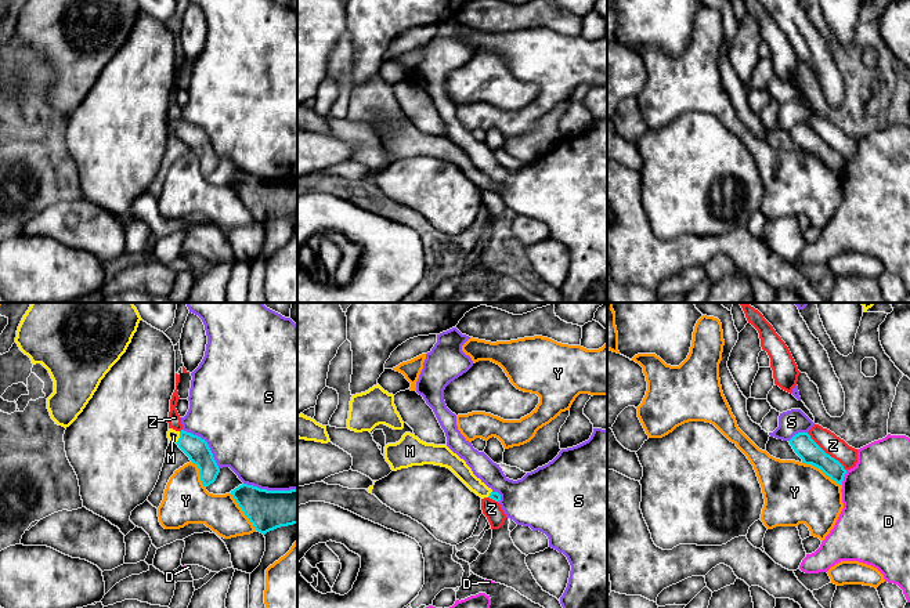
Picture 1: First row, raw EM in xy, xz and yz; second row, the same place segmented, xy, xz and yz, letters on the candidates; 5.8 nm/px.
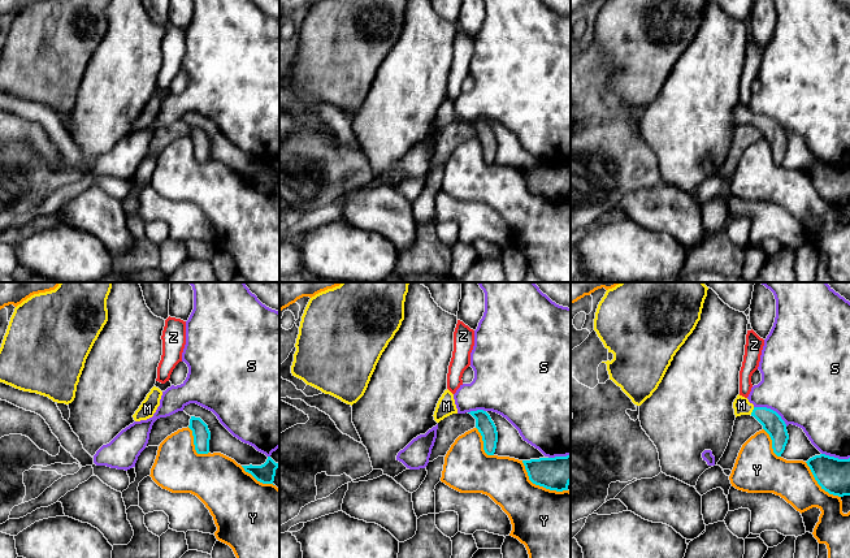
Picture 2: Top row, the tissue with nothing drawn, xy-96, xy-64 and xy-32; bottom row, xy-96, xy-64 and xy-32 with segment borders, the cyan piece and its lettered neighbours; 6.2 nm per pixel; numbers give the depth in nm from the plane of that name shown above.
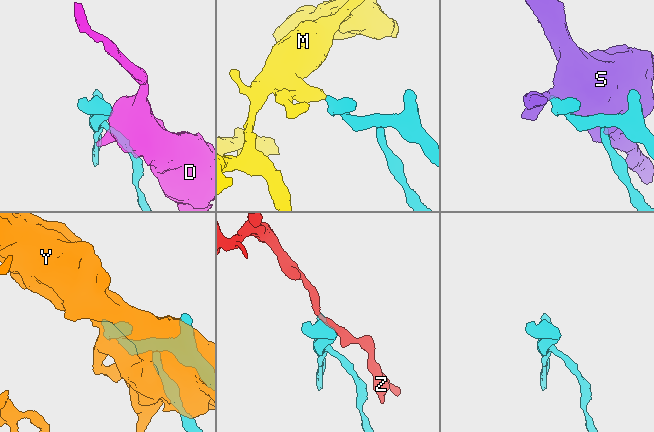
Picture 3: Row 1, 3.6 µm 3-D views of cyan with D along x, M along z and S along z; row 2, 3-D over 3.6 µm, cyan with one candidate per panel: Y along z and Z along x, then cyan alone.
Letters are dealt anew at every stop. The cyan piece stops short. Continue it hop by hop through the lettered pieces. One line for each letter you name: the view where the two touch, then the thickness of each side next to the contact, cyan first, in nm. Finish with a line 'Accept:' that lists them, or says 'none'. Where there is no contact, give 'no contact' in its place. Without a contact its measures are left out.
M: meets cyan in xy; 140 nm thick on the cyan side, 70 nm on the other
Accept: M

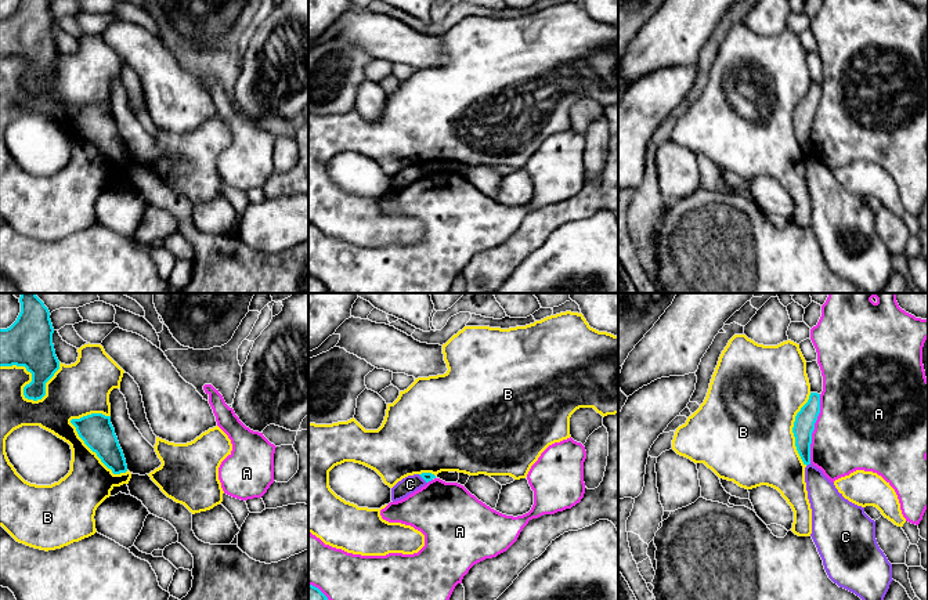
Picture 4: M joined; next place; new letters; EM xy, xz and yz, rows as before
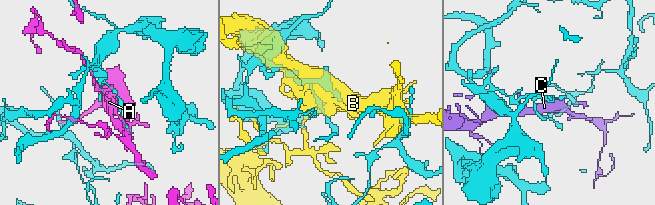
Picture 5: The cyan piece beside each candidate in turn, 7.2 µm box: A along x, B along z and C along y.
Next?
Accept: none

